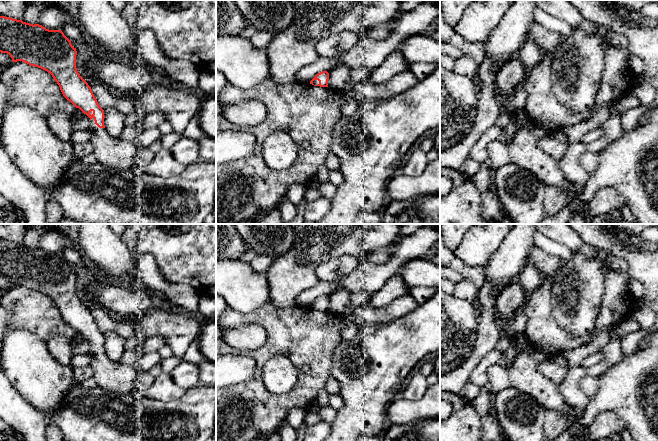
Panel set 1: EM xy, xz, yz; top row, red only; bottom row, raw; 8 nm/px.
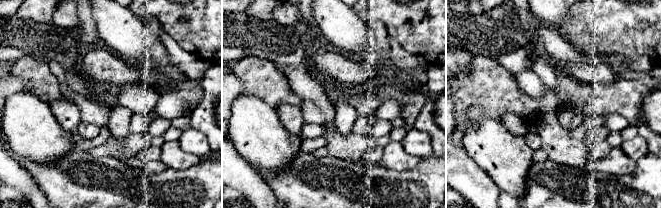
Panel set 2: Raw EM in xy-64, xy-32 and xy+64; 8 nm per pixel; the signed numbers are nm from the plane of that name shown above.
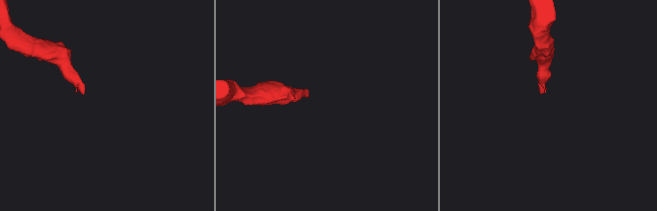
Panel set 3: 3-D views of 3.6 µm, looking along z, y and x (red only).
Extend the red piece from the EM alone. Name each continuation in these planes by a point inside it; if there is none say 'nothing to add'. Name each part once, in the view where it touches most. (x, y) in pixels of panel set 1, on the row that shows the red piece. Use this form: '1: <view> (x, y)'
1: xy (112, 152)

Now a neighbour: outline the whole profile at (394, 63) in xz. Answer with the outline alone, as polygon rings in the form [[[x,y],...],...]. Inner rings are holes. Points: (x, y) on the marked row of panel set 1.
[[[395,51],[385,58],[381,66],[371,71],[368,81],[374,84],[385,83],[393,76],[404,71],[409,71],[409,68],[410,63],[405,61],[402,52]]]

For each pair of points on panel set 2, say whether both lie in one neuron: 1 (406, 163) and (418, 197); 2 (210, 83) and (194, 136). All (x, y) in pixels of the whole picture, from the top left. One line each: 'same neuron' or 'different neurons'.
1: different neurons
2: different neurons

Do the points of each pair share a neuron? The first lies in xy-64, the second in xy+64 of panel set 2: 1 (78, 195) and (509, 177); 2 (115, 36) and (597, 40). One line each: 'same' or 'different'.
1: different
2: different

